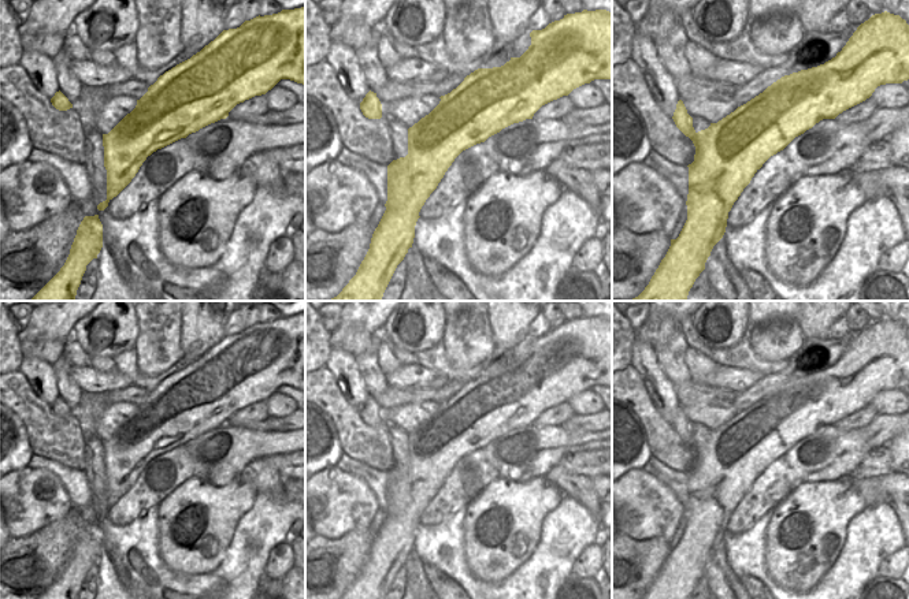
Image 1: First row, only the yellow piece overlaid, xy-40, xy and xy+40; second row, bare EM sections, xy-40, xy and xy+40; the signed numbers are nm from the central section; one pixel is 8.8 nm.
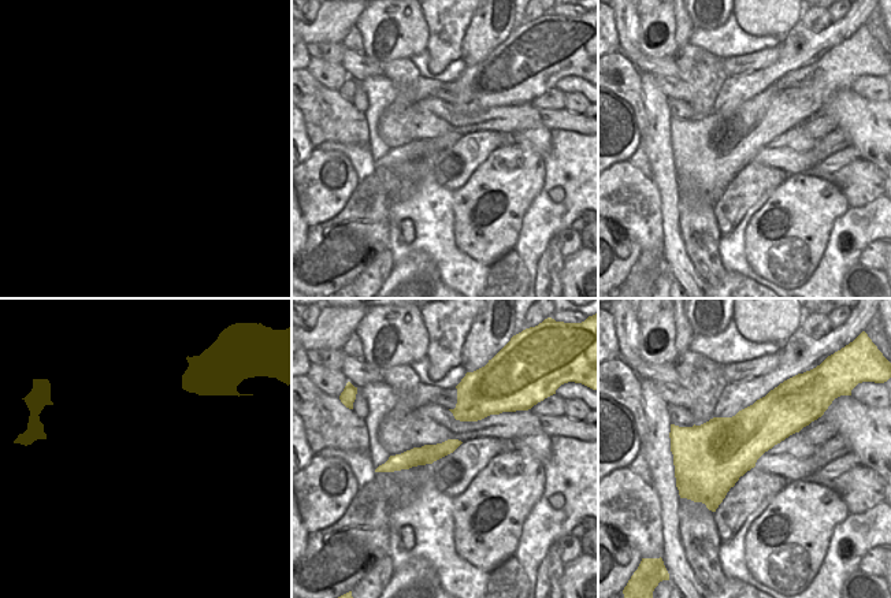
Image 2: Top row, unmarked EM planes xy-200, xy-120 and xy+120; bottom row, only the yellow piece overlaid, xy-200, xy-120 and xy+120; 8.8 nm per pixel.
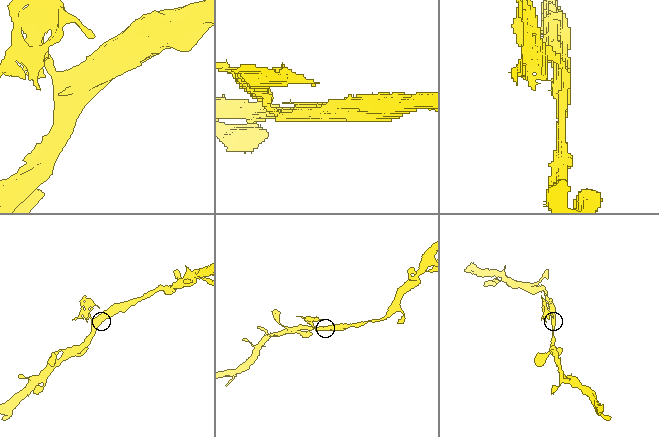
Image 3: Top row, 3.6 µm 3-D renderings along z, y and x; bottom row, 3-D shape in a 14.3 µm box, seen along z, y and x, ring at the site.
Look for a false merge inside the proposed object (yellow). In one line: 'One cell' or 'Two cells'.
Two cells

